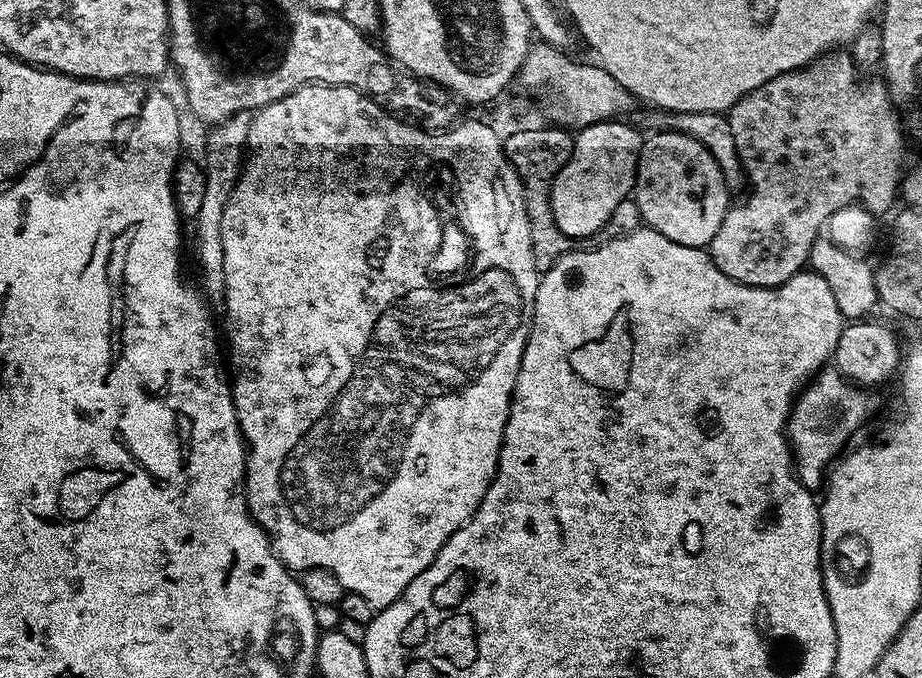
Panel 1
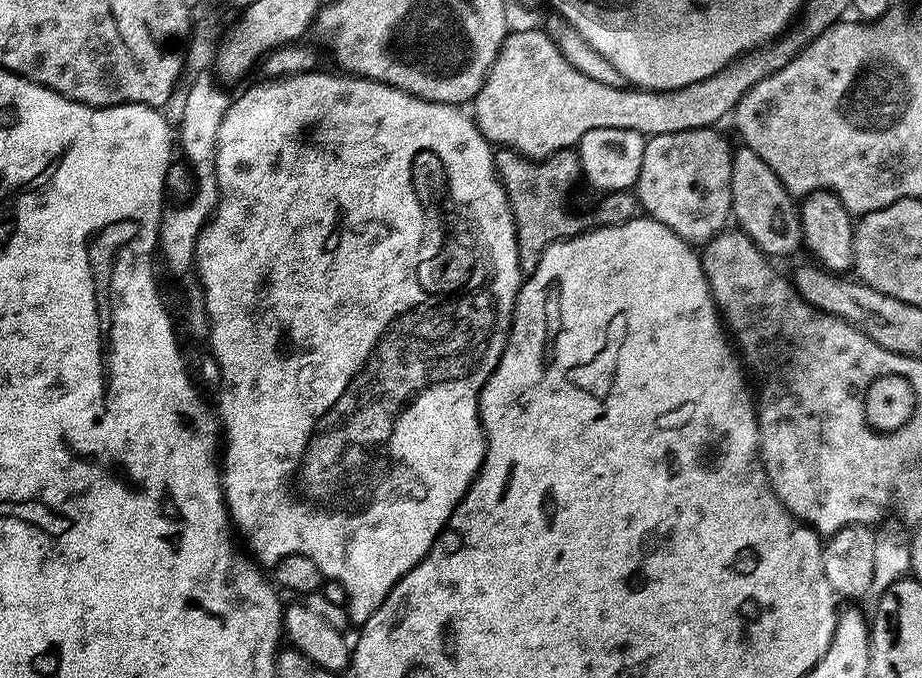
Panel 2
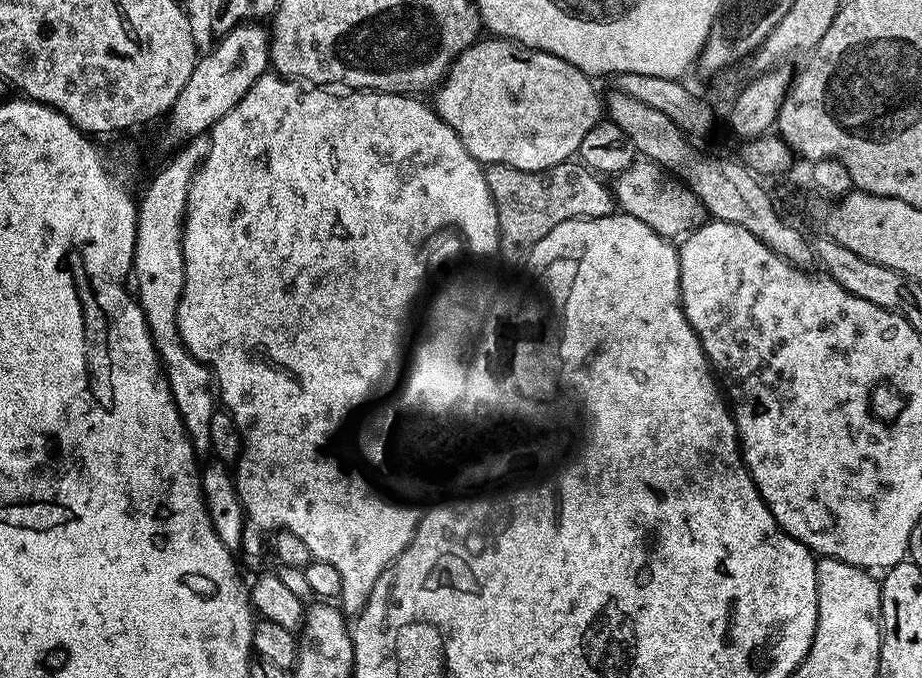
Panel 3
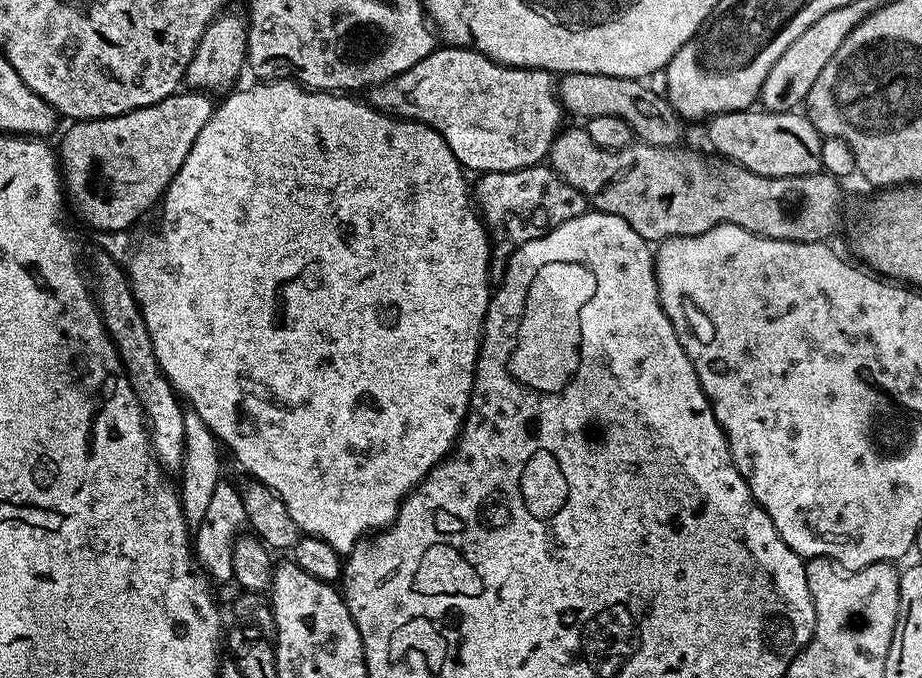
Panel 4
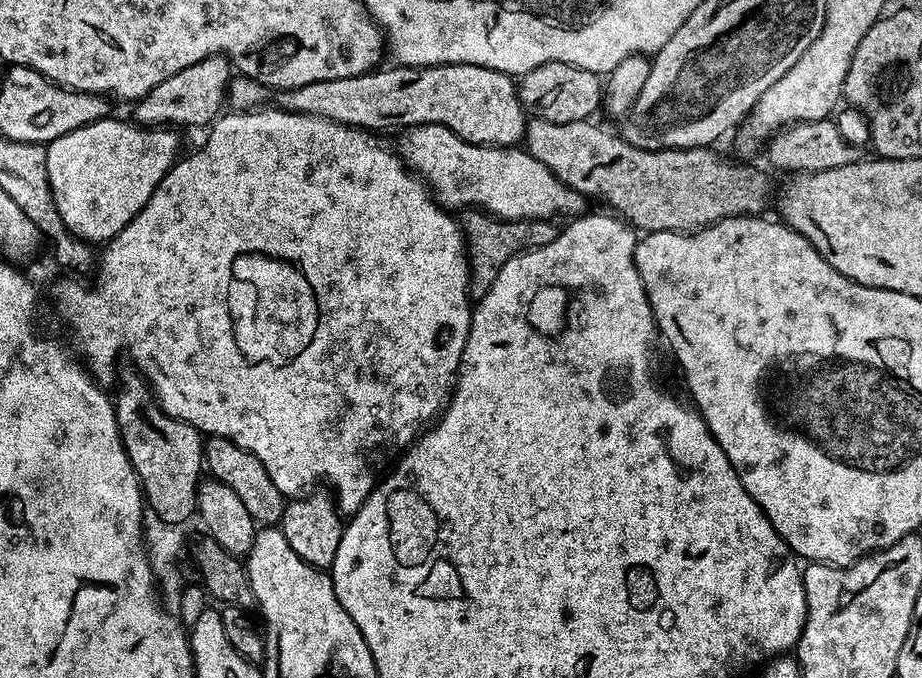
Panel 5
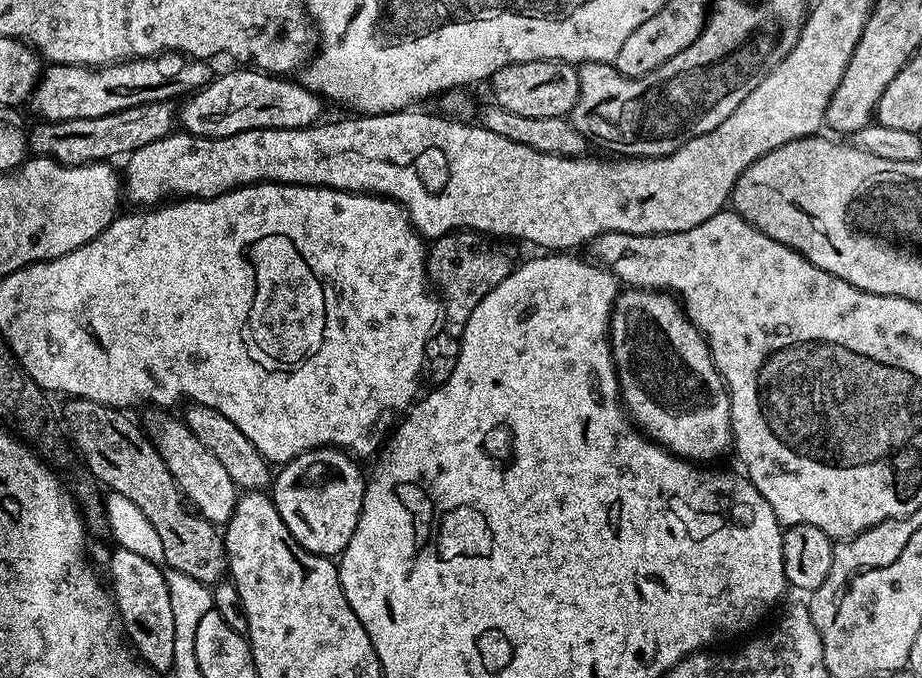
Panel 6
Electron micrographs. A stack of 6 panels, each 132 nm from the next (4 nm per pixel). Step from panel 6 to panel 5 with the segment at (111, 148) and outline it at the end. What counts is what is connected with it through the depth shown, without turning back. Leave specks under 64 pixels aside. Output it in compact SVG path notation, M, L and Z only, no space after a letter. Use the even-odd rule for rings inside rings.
M218 55L202 58L202 62L194 62L194 66L178 70L178 74L166 78L166 82L154 86L154 90L150 90L142 99L135 101L135 123L146 128L171 126L177 130L200 127L203 129L221 115L226 104L228 85L233 79L234 69L228 57Z

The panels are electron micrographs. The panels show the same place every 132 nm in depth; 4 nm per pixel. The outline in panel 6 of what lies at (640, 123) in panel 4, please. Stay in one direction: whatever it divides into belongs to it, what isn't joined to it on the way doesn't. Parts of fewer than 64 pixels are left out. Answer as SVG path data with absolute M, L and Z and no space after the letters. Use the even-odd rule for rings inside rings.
M531 60L502 66L502 70L490 78L491 84L491 99L498 107L511 110L513 114L523 114L526 118L567 117L574 102L578 102L580 73L577 65L567 60Z

